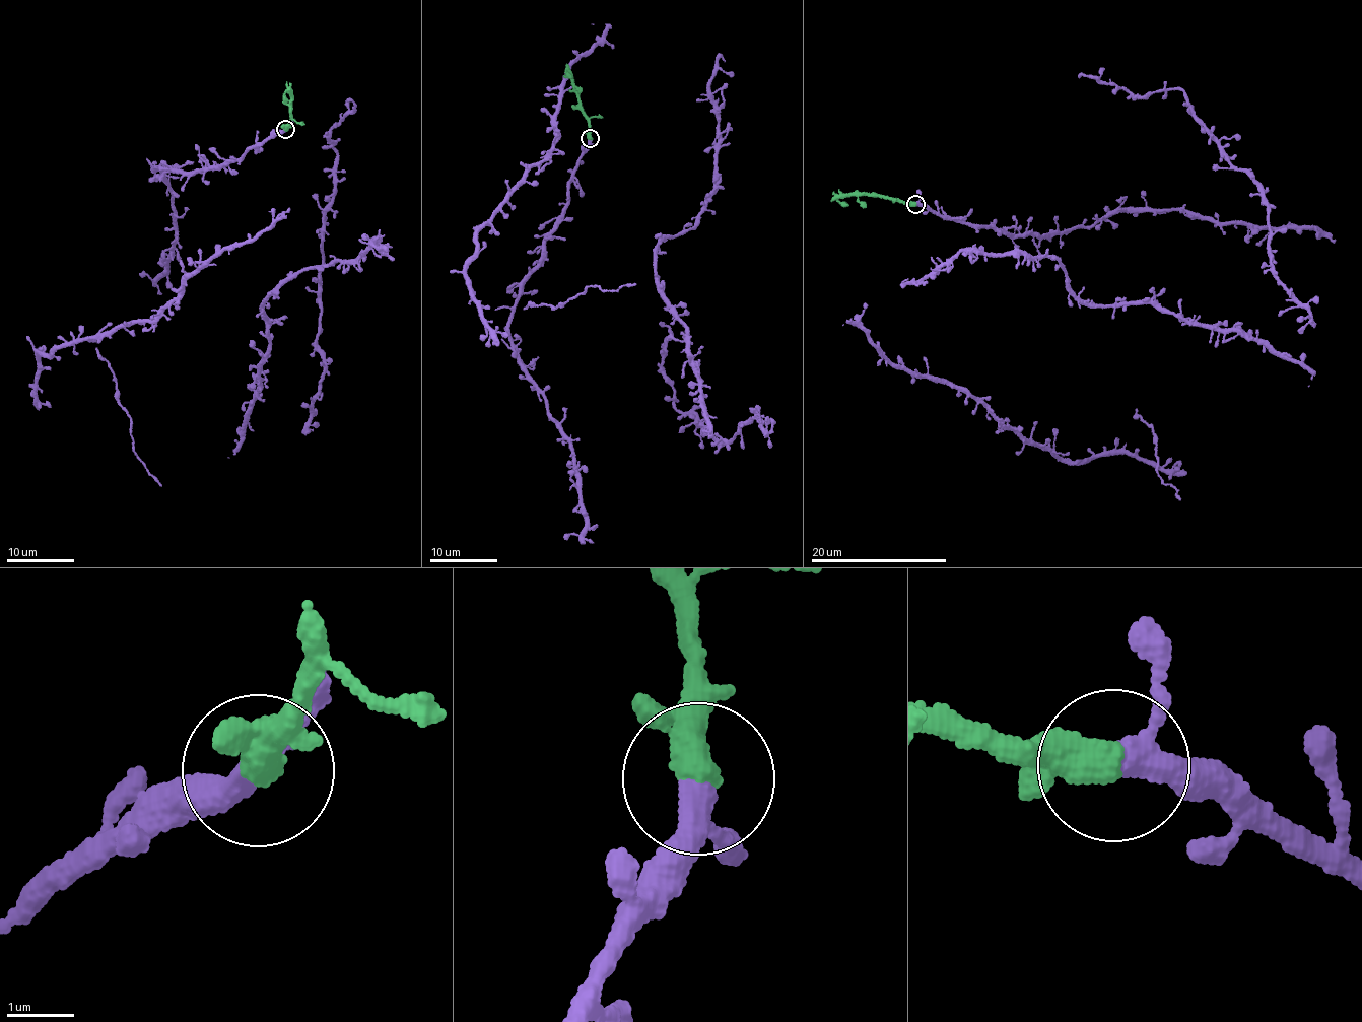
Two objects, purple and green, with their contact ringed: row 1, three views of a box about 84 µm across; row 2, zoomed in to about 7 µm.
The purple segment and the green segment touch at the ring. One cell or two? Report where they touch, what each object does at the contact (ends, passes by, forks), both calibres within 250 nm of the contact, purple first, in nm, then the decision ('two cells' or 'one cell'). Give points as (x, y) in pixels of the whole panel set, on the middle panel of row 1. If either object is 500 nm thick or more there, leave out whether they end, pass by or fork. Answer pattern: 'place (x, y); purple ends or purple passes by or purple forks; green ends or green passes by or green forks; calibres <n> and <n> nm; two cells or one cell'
place (590, 138); purple passes by; green passes by; calibres 320 and 360 nm; one cell

